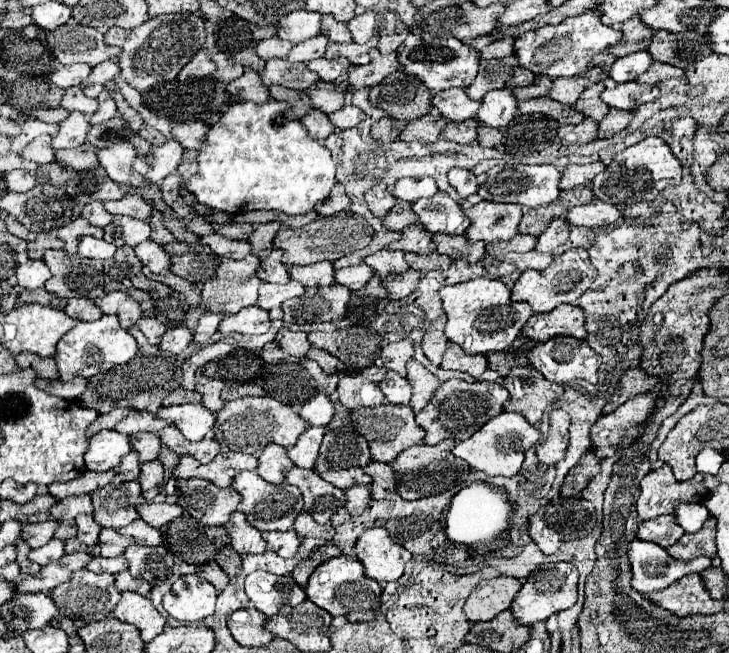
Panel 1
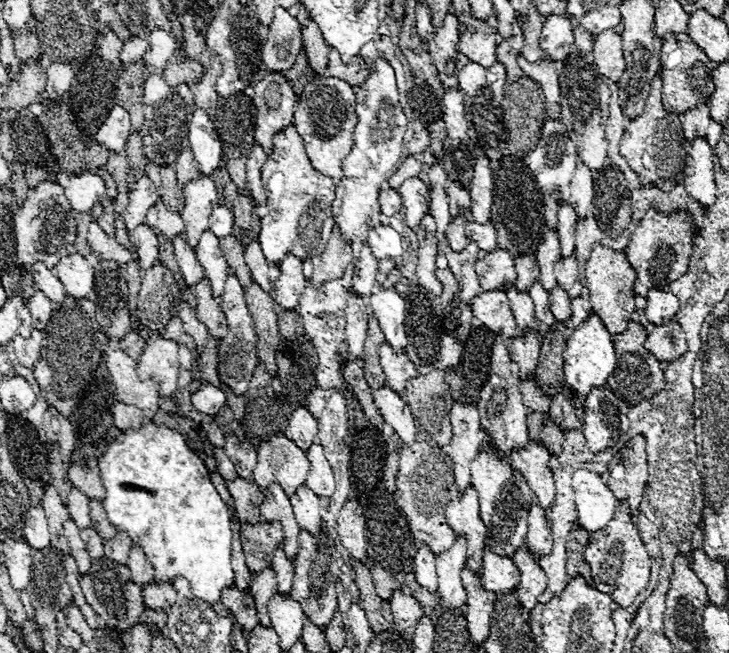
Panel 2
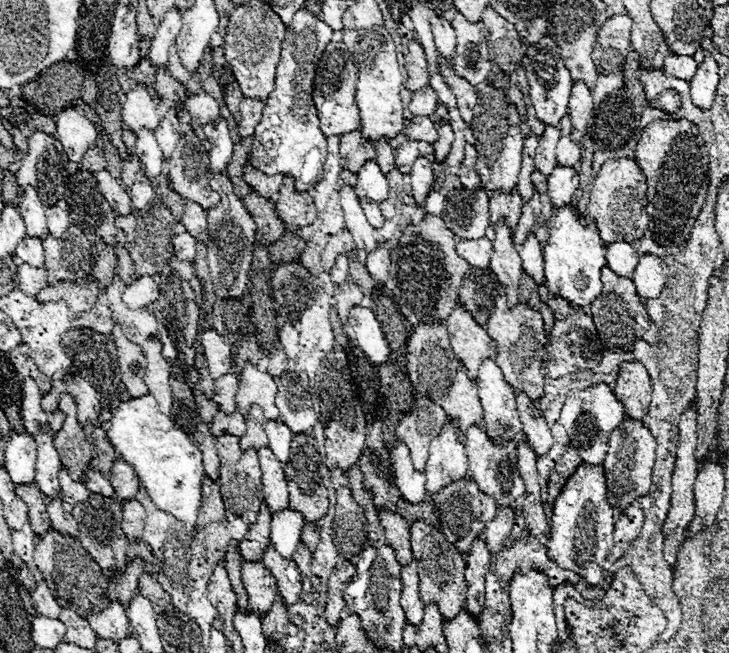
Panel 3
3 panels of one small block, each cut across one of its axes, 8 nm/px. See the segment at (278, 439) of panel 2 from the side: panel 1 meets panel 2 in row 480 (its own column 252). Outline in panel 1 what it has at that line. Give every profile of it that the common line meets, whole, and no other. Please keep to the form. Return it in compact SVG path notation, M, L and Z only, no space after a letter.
M248 254L242 260L222 258L214 276L202 284L200 306L214 314L234 314L246 306L254 306L254 302L258 298L258 288L262 286L262 280L254 278L254 270L258 270L258 266L260 266L260 260L254 258L254 254Z

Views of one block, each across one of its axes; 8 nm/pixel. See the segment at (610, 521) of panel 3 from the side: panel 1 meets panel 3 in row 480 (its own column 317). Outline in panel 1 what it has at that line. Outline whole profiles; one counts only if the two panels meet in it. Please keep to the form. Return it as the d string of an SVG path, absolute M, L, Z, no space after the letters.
M336 556L322 562L308 578L306 596L320 608L328 610L330 614L346 616L350 622L360 622L364 618L372 618L382 596L382 588L376 580L364 576L364 568L356 558Z

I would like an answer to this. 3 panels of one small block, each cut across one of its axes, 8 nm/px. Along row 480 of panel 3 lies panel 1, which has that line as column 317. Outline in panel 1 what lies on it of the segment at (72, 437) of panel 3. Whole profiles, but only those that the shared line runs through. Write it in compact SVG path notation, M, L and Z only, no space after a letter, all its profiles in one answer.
M278 58L266 62L264 70L260 72L260 78L264 86L280 84L284 88L294 88L294 90L306 90L306 86L318 82L318 78L314 78L314 74L310 74L310 70L306 70L304 64L292 64Z

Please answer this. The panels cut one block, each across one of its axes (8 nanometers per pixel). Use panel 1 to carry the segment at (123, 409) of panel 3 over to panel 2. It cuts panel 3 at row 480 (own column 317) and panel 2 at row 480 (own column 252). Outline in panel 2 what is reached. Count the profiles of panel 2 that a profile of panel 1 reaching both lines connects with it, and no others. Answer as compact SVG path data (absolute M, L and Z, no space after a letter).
M146 420L138 430L120 432L114 442L110 442L108 450L98 458L98 468L106 488L104 508L110 522L116 528L122 528L134 544L144 548L156 580L174 580L180 574L190 582L196 598L208 604L218 602L222 588L234 584L234 570L230 564L230 510L210 482L208 468L188 448L182 434Z

